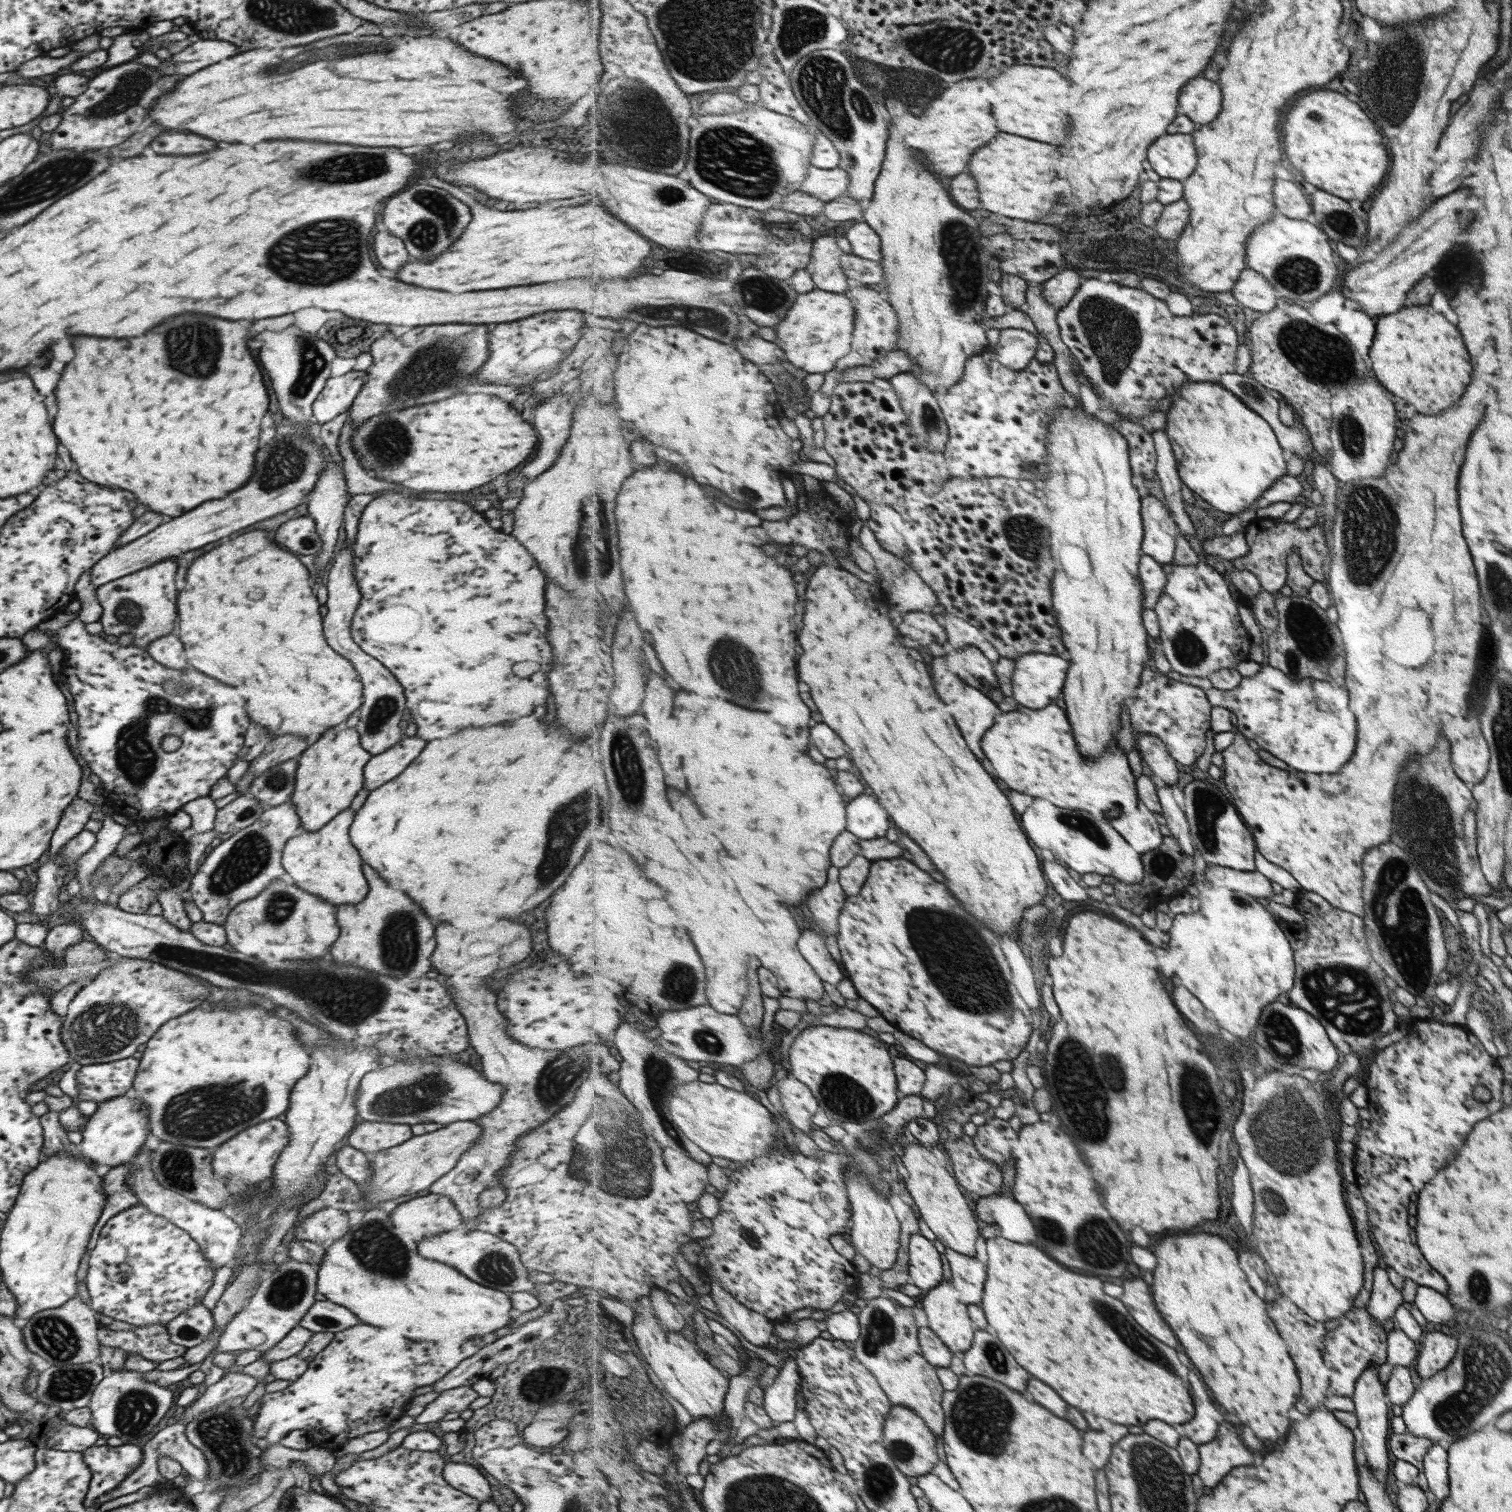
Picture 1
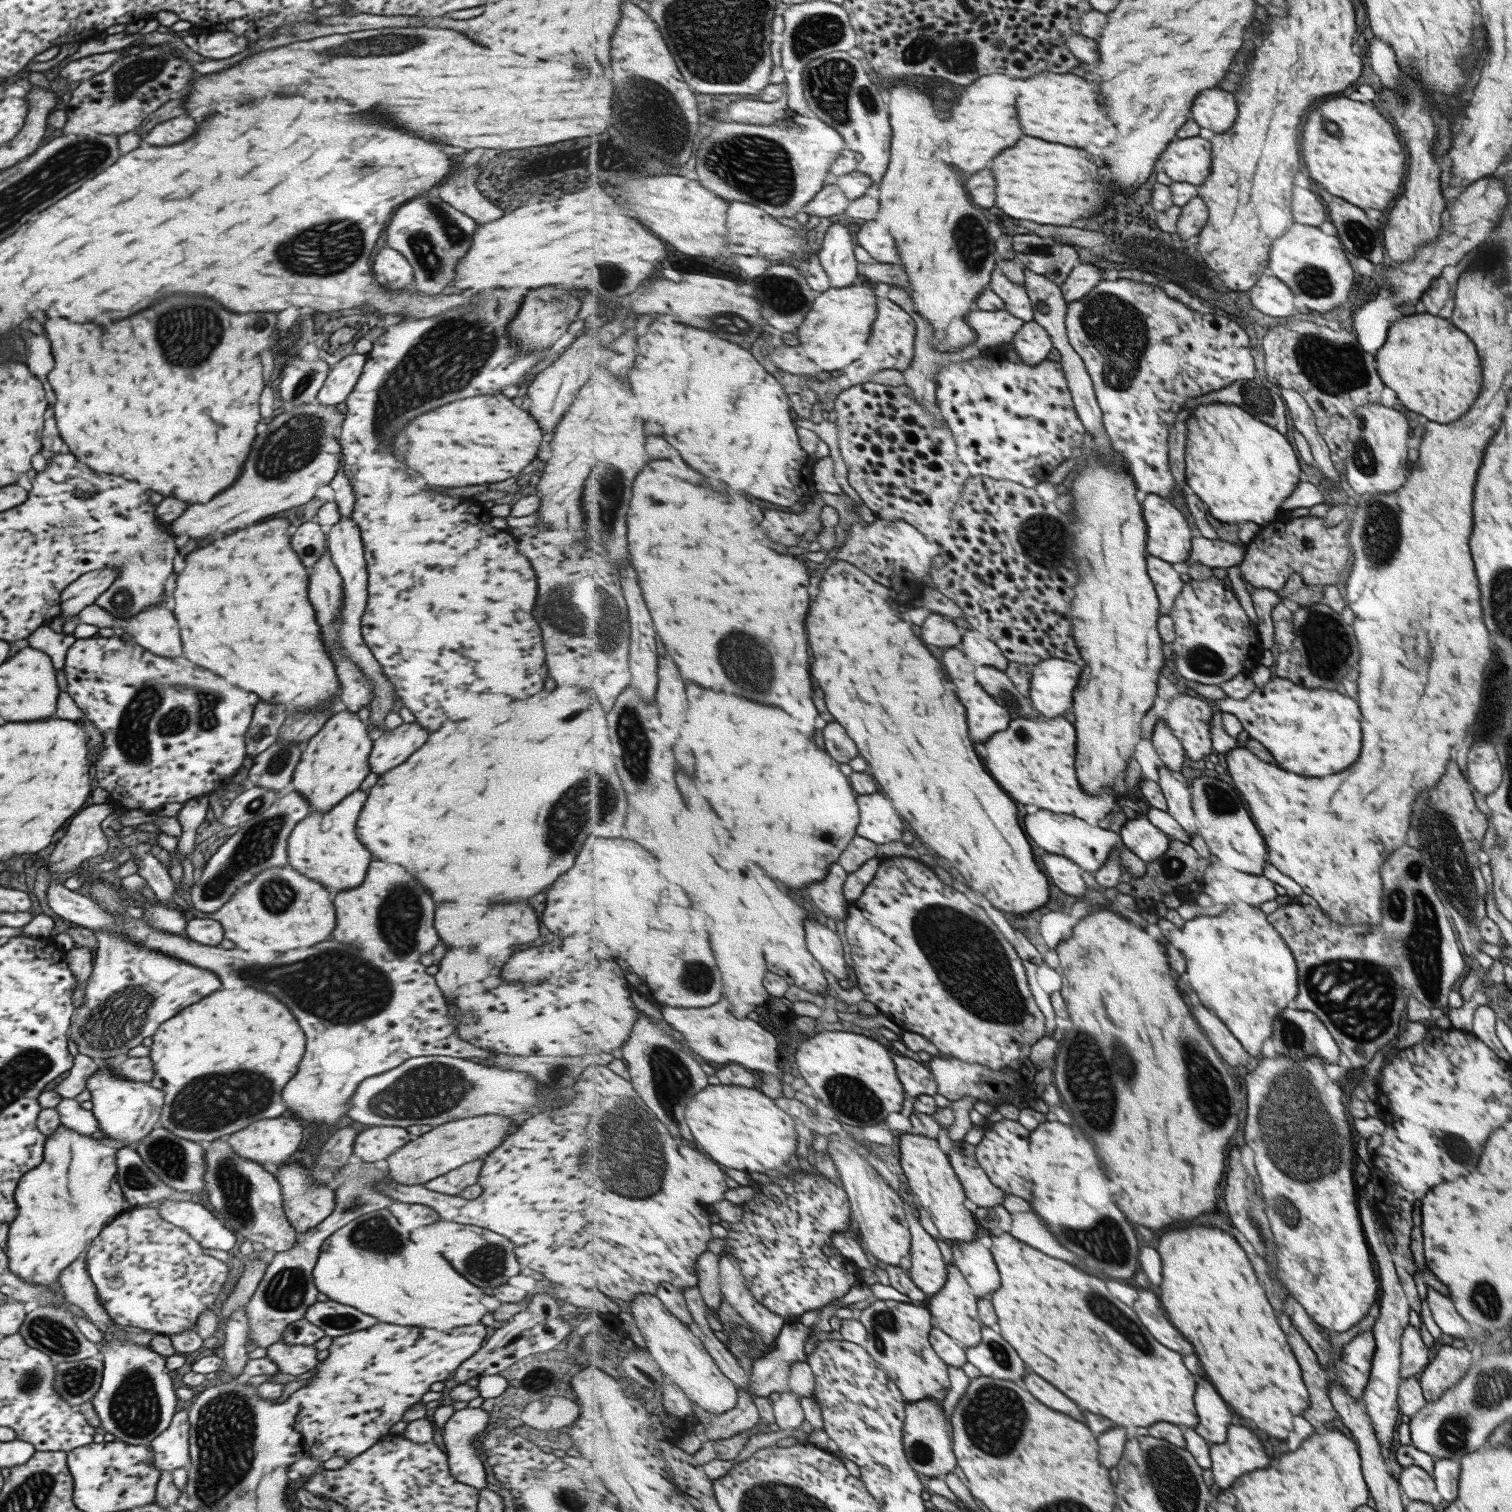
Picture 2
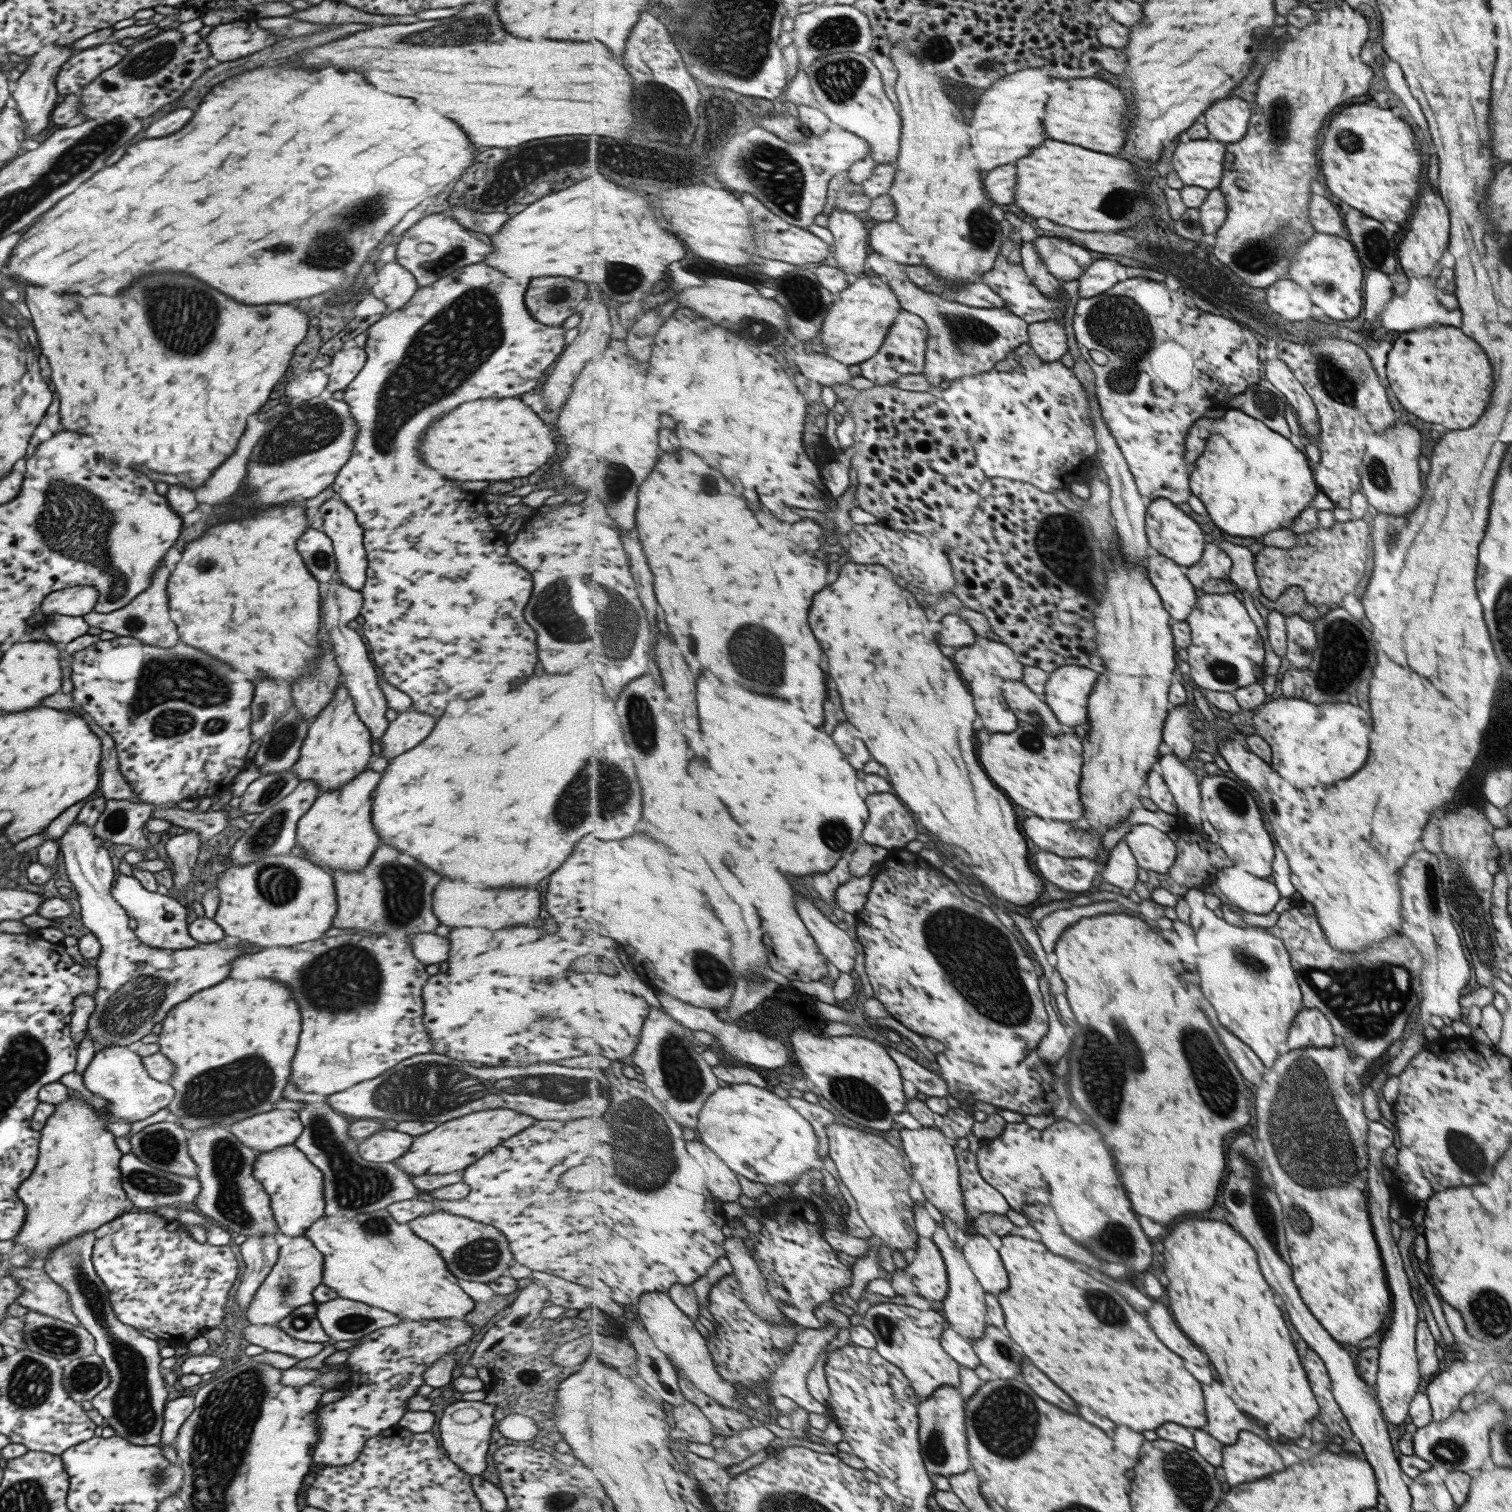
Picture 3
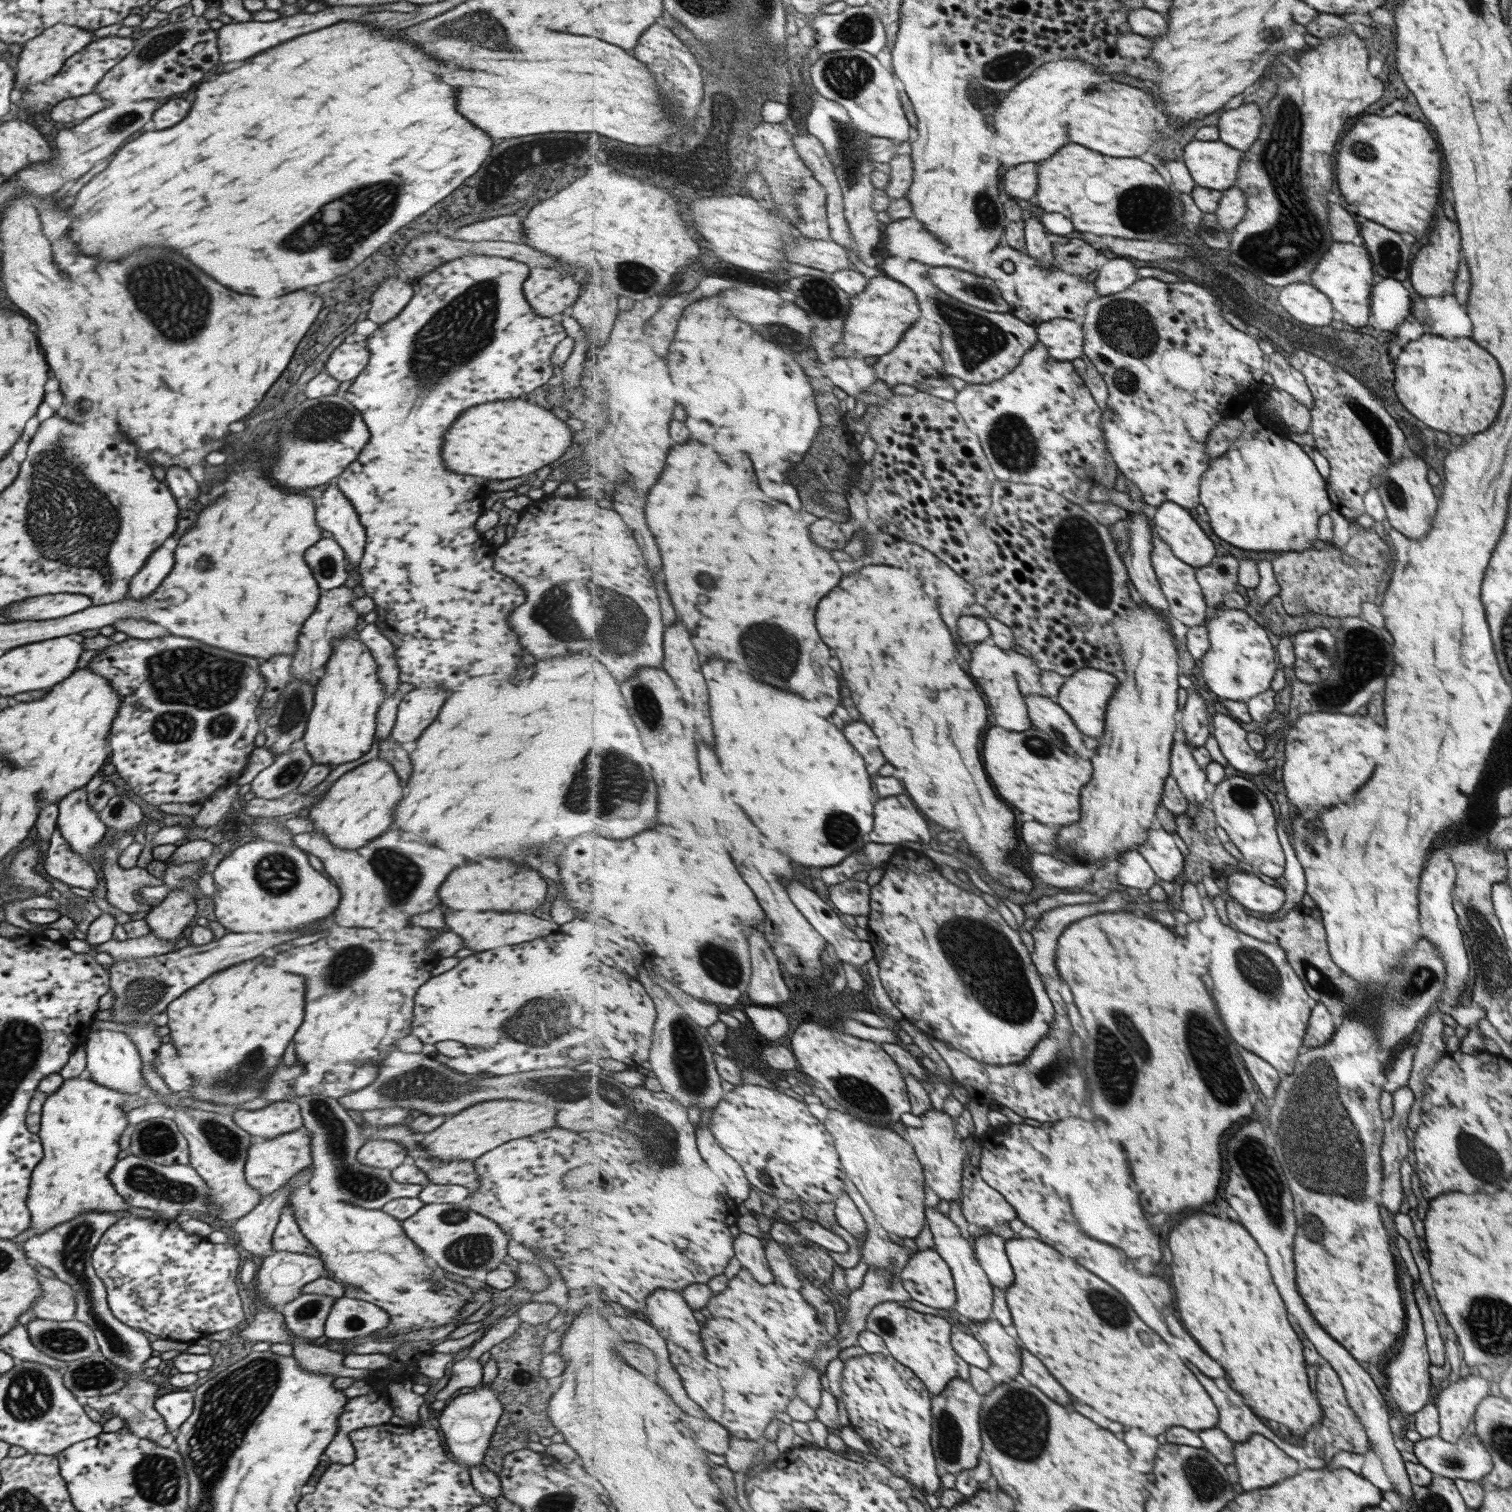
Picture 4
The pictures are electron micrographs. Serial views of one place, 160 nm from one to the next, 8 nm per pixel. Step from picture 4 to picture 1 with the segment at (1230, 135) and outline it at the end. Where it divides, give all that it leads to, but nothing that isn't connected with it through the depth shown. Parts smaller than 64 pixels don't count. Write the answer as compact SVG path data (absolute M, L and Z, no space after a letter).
M1201 75L1181 92L1180 114L1185 114L1200 125L1218 120L1224 110L1224 94L1218 82Z

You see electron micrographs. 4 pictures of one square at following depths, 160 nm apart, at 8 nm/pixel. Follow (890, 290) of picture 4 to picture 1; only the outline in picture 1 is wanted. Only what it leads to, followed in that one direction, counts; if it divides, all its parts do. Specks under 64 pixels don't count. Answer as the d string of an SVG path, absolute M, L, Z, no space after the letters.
M815 289L800 294L789 315L778 326L776 343L788 354L789 362L811 374L825 374L835 370L837 362L852 349L856 329L855 305L846 293L832 293Z

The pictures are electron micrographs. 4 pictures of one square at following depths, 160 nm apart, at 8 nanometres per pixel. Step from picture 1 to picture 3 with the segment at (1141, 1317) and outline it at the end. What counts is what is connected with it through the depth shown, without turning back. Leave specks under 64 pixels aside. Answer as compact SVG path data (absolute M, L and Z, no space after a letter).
M1153 1300L1149 1310L1149 1322L1153 1322L1153 1330L1157 1330L1157 1336L1177 1354L1181 1354L1185 1360L1193 1360L1199 1366L1209 1366L1209 1356L1205 1356L1177 1326L1175 1318L1171 1316L1169 1308Z

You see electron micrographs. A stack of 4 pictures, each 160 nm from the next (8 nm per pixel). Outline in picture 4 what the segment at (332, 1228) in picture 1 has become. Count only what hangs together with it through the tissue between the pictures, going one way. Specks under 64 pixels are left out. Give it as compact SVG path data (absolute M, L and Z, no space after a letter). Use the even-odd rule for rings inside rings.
M303 1126L291 1132L279 1134L275 1138L253 1139L246 1150L243 1167L245 1182L262 1196L275 1193L277 1189L284 1188L291 1177L303 1172L312 1164L310 1142L310 1132ZM286 1201L282 1210L285 1214L277 1220L277 1225L271 1238L273 1251L299 1253L320 1258L317 1252L313 1250L313 1246L310 1246L309 1242L301 1235L299 1225L297 1225L295 1218L288 1216L292 1210L291 1201Z

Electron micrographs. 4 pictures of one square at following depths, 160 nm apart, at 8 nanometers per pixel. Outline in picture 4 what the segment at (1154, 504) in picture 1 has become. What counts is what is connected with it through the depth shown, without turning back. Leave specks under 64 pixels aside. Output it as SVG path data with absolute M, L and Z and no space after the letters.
M1165 502L1159 506L1152 515L1155 517L1157 535L1165 542L1168 542L1173 552L1183 562L1194 566L1196 569L1211 564L1217 556L1217 548L1213 540L1205 534L1205 530L1195 522L1195 518L1189 514L1189 509L1177 504L1176 502Z

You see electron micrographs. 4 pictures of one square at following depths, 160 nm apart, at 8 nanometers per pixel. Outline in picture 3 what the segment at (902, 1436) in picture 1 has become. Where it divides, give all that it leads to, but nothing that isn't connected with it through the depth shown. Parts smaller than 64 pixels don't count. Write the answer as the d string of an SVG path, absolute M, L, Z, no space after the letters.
M945 1385L920 1404L920 1441L925 1466L932 1476L951 1477L973 1468L967 1430L967 1403L958 1387Z

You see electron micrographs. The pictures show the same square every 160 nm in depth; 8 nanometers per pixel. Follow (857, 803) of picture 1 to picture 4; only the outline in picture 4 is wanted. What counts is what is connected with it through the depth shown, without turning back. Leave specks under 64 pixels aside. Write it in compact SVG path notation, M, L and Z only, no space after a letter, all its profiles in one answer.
M889 796L876 804L876 825L870 834L879 844L903 844L903 842L931 842L931 828L927 818L919 812L911 796Z

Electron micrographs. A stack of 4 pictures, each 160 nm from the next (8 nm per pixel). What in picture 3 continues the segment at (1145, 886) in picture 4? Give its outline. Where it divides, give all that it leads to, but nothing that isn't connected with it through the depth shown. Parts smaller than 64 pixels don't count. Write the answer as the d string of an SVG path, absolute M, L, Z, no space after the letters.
M1122 841L1110 853L1100 876L1106 882L1131 892L1139 882L1139 864L1131 847Z

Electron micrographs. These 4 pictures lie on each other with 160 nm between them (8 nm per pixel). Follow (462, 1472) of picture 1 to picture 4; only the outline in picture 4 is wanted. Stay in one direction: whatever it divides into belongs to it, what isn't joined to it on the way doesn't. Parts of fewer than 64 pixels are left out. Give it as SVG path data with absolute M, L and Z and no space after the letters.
M479 1383L473 1387L471 1392L459 1394L445 1404L439 1411L437 1422L445 1444L457 1463L467 1467L482 1463L489 1444L489 1437L494 1431L502 1411L502 1404L489 1383L486 1385Z

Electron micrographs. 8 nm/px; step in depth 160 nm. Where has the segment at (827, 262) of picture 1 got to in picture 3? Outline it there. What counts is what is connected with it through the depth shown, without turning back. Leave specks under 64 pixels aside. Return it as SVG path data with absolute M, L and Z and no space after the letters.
M833 210L830 215L830 232L835 248L832 265L853 278L866 270L869 257L870 231L861 216L851 211Z

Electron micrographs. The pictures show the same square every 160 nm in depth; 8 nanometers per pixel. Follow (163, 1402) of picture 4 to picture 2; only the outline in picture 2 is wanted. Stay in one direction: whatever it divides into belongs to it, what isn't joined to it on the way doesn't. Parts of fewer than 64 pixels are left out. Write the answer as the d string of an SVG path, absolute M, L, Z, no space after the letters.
M188 1410L173 1413L167 1428L149 1444L154 1452L152 1463L156 1469L186 1468L188 1455Z

